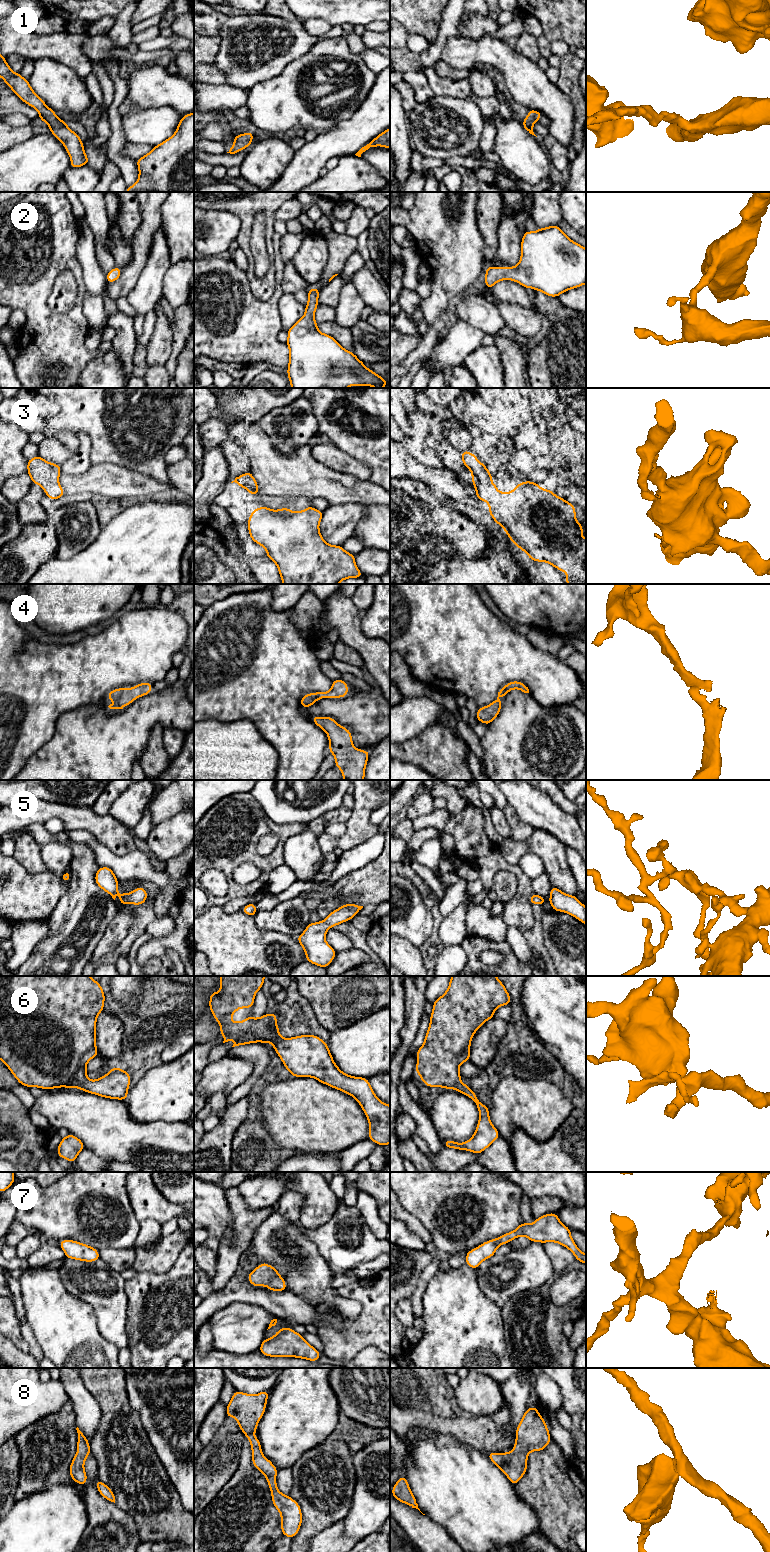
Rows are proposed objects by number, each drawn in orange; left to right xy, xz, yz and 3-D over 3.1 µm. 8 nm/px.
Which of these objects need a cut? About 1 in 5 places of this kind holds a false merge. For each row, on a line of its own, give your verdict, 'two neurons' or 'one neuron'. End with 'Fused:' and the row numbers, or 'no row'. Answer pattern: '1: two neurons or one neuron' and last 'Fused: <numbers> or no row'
1: one neuron
2: one neuron
3: one neuron
4: one neuron
5: one neuron
6: one neuron
7: one neuron
8: one neuron
Fused: no row

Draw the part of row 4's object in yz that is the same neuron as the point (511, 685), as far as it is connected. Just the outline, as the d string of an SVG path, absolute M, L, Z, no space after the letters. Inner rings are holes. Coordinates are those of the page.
M511 681L499 690L498 697L495 701L488 706L478 708L476 719L484 724L490 725L490 723L499 715L504 702L504 700L500 702L499 698L505 697L512 689L519 689L524 693L529 693L529 689L526 684L520 681Z

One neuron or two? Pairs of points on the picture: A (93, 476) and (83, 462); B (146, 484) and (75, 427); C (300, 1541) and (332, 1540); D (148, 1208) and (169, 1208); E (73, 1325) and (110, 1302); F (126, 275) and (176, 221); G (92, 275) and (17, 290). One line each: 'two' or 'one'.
A: two
B: two
C: two
D: one
E: two
F: two
G: two

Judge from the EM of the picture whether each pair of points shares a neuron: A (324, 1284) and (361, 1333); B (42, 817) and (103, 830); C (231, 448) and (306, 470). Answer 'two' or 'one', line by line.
A: two
B: one
C: two

